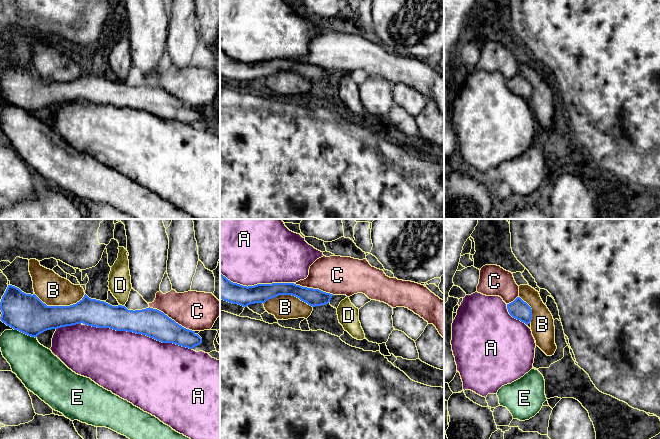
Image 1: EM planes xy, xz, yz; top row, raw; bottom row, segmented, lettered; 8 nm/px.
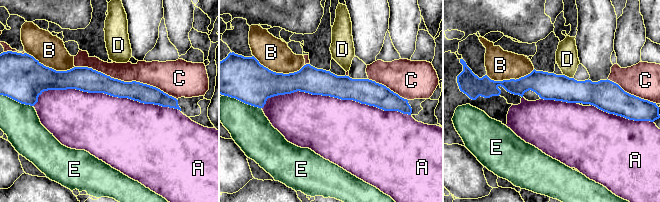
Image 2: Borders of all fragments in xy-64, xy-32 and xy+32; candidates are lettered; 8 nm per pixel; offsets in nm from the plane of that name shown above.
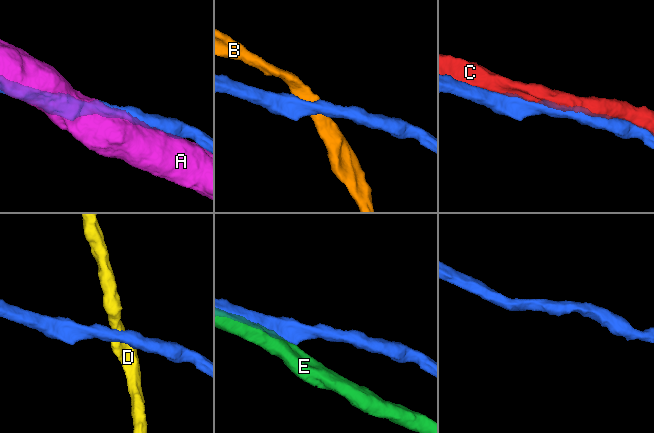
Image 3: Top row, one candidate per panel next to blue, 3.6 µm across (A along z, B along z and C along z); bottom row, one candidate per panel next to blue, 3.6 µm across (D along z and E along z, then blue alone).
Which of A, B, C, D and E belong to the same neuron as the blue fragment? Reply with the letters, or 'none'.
C

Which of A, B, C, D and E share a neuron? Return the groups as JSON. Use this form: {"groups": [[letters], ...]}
{"groups": [["A", "E"], ["B", "D"], ["C"]]}

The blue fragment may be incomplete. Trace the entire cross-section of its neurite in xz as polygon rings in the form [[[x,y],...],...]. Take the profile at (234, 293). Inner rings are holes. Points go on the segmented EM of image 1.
[[[323,256],[309,269],[306,279],[296,283],[272,283],[243,286],[220,273],[220,299],[247,307],[265,303],[279,295],[292,295],[308,305],[328,304],[333,295],[350,297],[357,293],[391,306],[405,307],[433,324],[444,338],[444,300],[424,285],[388,277],[372,267],[367,259]]]

